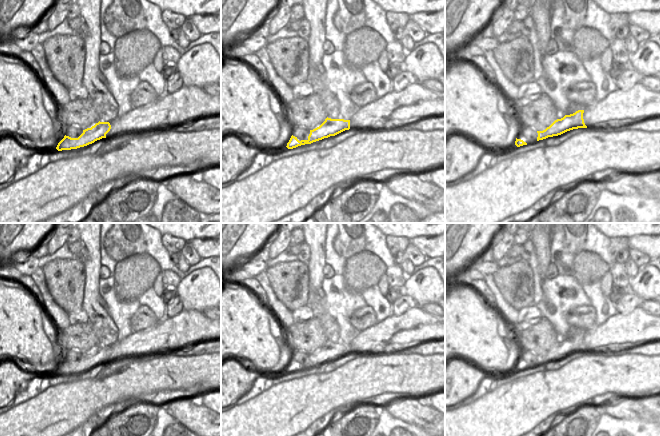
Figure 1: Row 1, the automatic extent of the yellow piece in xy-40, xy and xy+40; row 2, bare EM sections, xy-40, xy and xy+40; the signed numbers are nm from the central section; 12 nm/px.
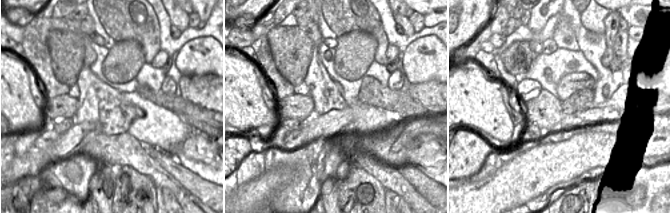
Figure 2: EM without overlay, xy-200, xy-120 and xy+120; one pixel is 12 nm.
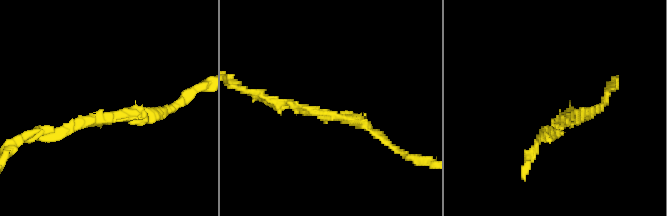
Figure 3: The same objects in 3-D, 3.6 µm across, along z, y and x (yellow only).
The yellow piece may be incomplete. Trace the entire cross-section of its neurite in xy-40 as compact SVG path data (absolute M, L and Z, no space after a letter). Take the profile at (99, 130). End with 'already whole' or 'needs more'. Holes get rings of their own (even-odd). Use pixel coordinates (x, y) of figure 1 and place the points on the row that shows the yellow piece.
M98 122L91 128L83 130L83 133L78 138L64 136L58 143L56 149L58 151L77 149L94 143L97 140L106 138L106 134L110 131L111 125L109 122Z; already whole

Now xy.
M327 117L319 127L310 130L310 134L307 140L299 141L297 137L292 135L286 147L288 149L293 149L301 145L311 144L324 138L335 136L349 129L350 129L350 120L331 119Z; already whole

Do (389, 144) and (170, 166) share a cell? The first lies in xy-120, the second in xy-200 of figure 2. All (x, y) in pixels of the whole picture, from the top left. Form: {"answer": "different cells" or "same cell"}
{"answer": "different cells"}

